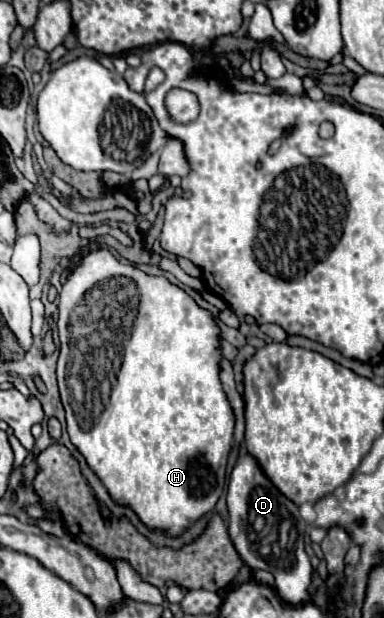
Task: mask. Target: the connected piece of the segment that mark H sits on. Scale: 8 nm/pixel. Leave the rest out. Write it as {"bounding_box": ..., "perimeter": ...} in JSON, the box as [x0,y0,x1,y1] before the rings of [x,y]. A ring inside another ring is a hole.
{"bounding_box":[57,247,235,535],"perimeter":[[[95,247],[85,251],[71,267],[67,281],[63,283],[63,289],[57,297],[57,331],[61,339],[61,351],[57,361],[57,379],[59,379],[59,391],[61,401],[67,413],[67,431],[73,441],[73,445],[85,455],[89,467],[97,473],[97,477],[107,487],[109,495],[119,505],[129,505],[137,511],[141,521],[149,525],[151,529],[165,529],[169,535],[179,535],[191,525],[195,519],[199,519],[203,513],[211,511],[225,487],[225,469],[227,469],[227,457],[233,445],[233,427],[235,427],[235,415],[233,407],[229,405],[229,399],[223,391],[219,371],[221,371],[221,329],[215,321],[215,317],[199,307],[195,299],[185,293],[181,287],[173,285],[167,277],[161,275],[147,275],[141,269],[133,265],[123,265],[119,259],[115,259],[109,249]],[[131,307],[137,307],[137,319],[131,327]]]}

